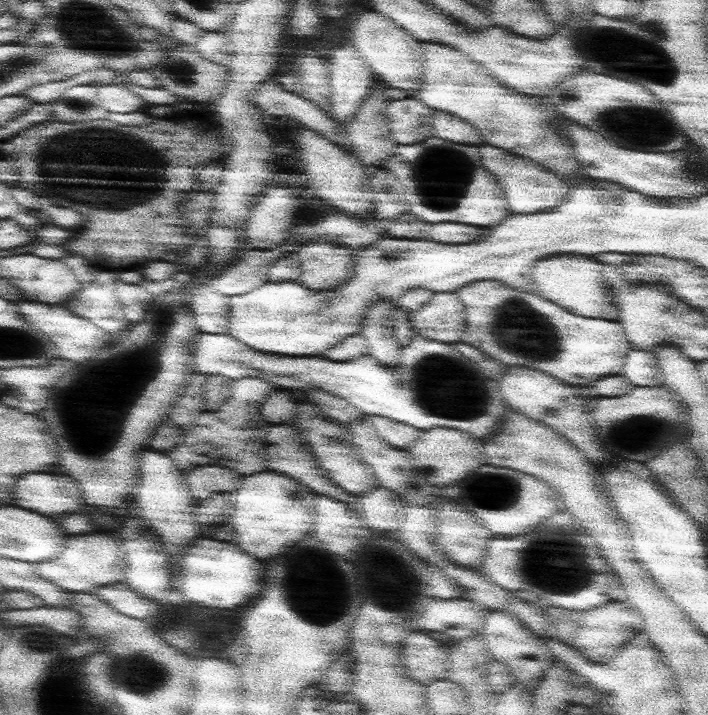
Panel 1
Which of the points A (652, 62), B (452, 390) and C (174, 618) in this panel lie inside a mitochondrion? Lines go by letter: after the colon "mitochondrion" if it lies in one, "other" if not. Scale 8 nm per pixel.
A: mitochondrion
B: mitochondrion
C: other

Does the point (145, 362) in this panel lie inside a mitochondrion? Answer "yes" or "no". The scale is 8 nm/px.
yes

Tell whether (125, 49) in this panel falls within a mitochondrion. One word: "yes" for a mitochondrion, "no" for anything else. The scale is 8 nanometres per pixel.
yes

